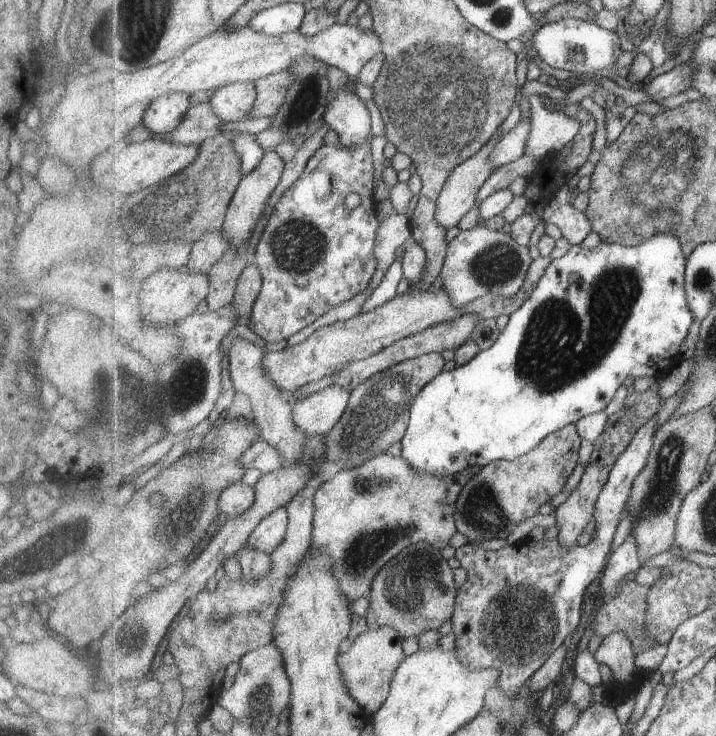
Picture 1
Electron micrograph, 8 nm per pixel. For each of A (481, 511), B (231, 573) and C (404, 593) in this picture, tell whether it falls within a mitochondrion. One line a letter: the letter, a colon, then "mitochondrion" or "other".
A: mitochondrion
B: other
C: mitochondrion

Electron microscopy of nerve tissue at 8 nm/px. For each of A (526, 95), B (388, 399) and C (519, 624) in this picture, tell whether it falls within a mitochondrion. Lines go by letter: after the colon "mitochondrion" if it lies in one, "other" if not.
A: other
B: mitochondrion
C: mitochondrion

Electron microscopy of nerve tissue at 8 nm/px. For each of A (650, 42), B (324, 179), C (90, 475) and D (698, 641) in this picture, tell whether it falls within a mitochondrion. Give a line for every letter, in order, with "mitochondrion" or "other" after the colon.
A: other
B: other
C: other
D: other

